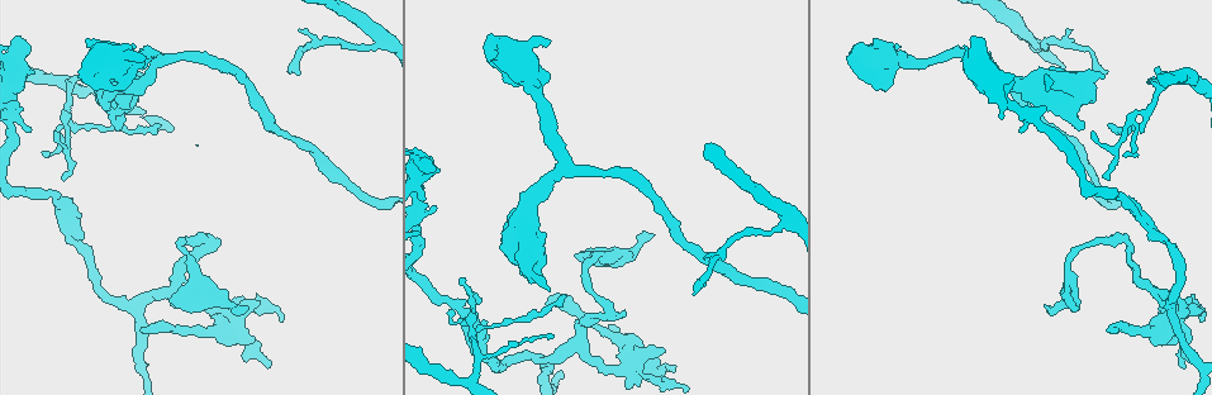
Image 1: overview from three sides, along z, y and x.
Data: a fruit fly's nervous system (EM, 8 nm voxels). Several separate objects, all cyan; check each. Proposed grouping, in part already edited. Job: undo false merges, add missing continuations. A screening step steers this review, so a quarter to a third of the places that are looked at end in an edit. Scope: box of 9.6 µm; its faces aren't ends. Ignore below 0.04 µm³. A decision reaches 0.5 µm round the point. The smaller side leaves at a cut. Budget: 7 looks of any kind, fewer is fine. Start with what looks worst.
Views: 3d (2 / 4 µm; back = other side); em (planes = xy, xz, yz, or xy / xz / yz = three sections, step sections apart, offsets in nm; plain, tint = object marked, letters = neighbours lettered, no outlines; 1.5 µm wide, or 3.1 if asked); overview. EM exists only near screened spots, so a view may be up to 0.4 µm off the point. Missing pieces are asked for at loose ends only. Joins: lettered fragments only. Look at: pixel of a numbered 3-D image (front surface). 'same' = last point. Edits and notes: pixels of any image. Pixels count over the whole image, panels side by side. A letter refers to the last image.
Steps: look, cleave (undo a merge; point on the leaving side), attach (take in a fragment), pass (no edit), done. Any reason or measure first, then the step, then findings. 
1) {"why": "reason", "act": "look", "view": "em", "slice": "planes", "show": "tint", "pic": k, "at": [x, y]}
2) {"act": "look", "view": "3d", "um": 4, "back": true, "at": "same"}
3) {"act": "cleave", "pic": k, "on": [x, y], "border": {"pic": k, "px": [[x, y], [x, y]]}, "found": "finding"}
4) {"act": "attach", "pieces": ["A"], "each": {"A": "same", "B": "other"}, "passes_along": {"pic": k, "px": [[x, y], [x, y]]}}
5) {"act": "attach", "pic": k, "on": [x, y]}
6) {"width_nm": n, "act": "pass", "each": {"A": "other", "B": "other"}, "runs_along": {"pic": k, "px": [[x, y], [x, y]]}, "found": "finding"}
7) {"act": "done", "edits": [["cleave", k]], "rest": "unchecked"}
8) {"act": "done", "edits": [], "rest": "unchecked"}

{"why": "thin end", "act": "look", "view": "em", "slice": "planes", "show": "letters", "pic": 1, "at": [158, 123]}

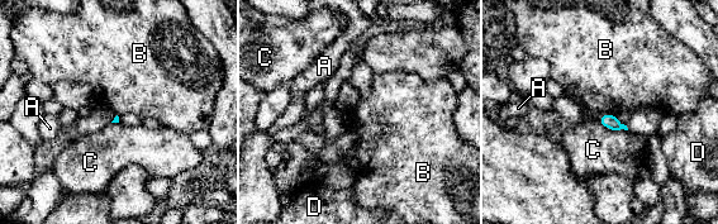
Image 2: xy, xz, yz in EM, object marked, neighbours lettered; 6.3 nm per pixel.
{"act": "pass", "each": {"A": "other", "B": "other", "C": "other", "D": "other"}, "border": {"pic": 2, "px": [[616, 114], [600, 115]]}, "found": "no lettered fragment goes on from it"}

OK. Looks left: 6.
{"why": "an open end", "act": "look", "view": "em", "slice": "xy", "step": 8, "show": "plain", "pic": 1, "at": [245, 307]}

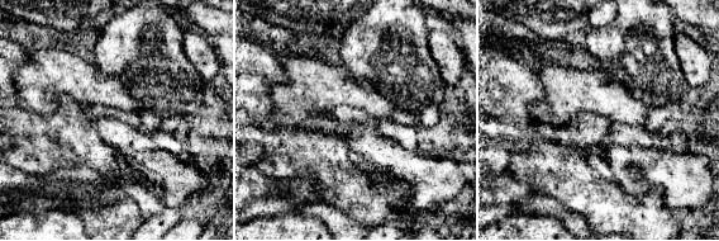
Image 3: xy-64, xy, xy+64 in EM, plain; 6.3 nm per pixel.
{"why": "where the object lies", "act": "look", "view": "em", "slice": "xy", "step": 8, "show": "tint", "at": "same"}

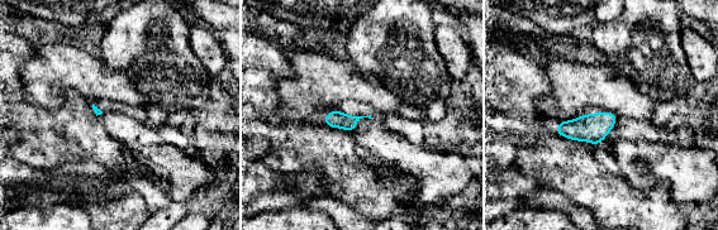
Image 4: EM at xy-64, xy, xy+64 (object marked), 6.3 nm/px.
{"act": "look", "view": "em", "slice": "xy", "step": 8, "show": "letters", "at": "same"}

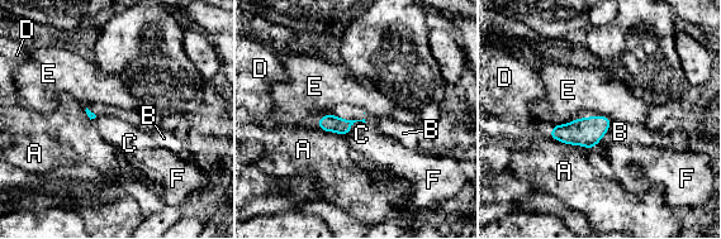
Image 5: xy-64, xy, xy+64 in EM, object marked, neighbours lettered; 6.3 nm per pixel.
{"act": "pass", "each": {"A": "other", "B": "other", "C": "other", "D": "other", "E": "other", "F": "other"}, "border": {"pic": 5, "px": [[577, 118], [565, 123], [553, 124]]}, "found": "no lettered fragment goes on from it"}

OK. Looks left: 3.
{"why": "an open end", "act": "look", "view": "em", "slice": "xz", "step": 4, "show": "plain", "pic": 1, "at": [289, 70]}

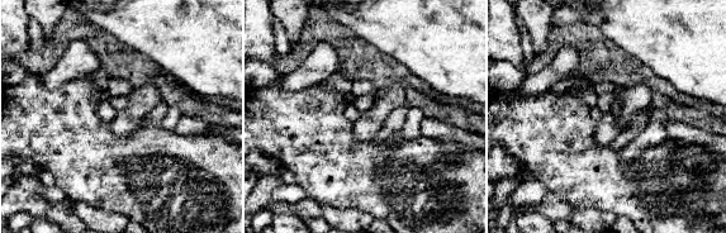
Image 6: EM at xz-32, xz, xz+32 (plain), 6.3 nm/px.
{"act": "look", "view": "em", "slice": "xz", "step": 4, "show": "tint", "at": "same"}

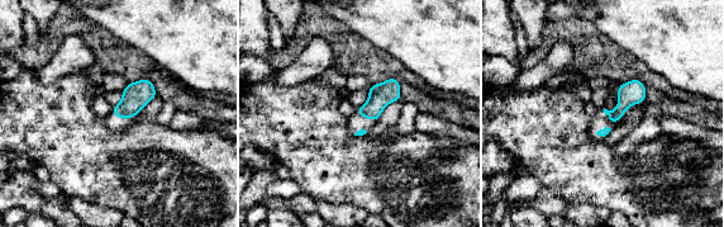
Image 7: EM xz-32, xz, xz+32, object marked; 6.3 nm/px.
{"act": "look", "view": "em", "slice": "xz", "step": 4, "show": "letters", "at": "same"}

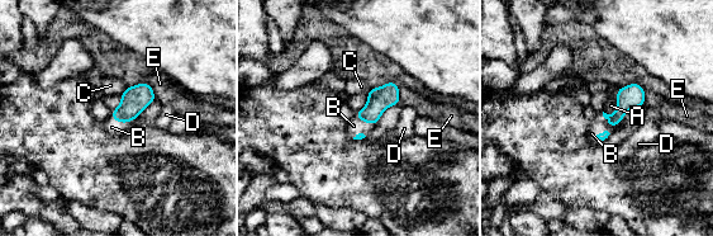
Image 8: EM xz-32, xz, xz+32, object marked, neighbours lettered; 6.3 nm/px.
{"longest_contact_nm": ["A", 190], "act": "attach", "pieces": ["B"], "each": {"A": "other", "B": "same", "C": "other", "D": "other", "E": "other"}, "passes_along": {"pic": 8, "px": [[134, 99], [119, 122], [112, 127]]}, "found": "the neuron continues"}

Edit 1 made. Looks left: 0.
{"act": "done", "edits": [["attach", 8]], "rest": "unchecked"}

